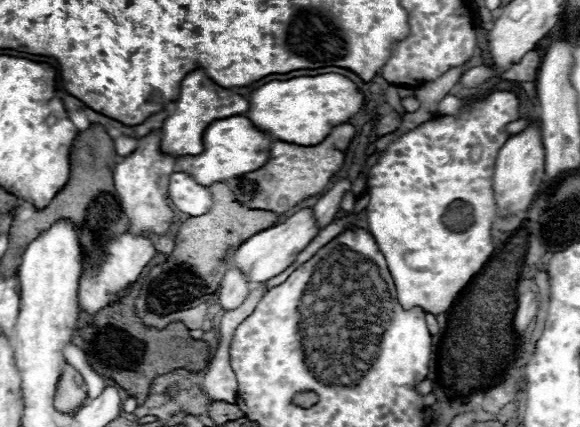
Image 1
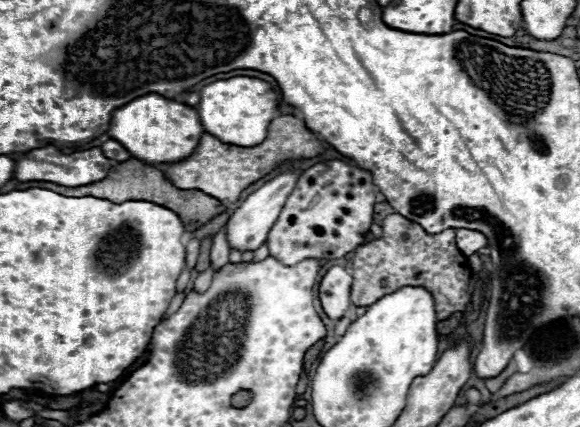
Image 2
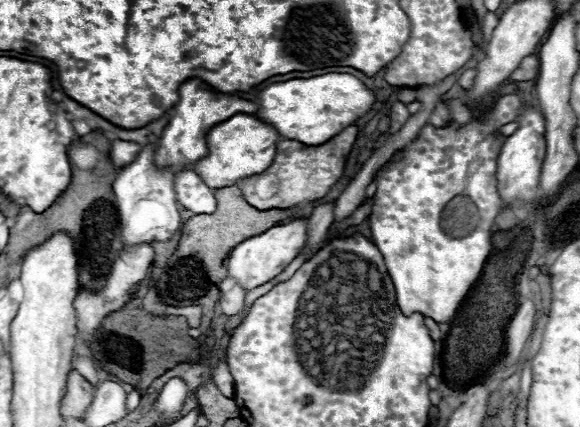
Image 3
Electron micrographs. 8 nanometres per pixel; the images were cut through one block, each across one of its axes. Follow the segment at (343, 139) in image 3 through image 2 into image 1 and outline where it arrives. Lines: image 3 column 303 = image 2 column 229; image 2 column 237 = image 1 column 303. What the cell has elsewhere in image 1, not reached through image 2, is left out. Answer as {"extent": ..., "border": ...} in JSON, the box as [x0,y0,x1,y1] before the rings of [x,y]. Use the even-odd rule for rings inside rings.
{"extent":[228,124,356,212],"border":[[[340,124],[334,132],[316,146],[298,146],[290,142],[274,142],[270,150],[270,160],[256,172],[244,174],[240,178],[228,180],[236,198],[244,202],[244,206],[252,210],[268,210],[268,212],[288,212],[292,206],[300,204],[310,196],[318,196],[328,186],[328,180],[336,176],[344,162],[344,152],[354,138],[356,128],[352,124]]]}

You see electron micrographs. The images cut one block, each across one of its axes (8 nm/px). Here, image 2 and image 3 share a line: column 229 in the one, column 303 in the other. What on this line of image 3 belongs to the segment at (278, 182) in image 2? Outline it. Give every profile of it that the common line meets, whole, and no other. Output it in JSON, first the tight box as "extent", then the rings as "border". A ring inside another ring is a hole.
{"extent":[228,220,308,292],"border":[[[294,220],[286,226],[272,226],[264,234],[258,234],[240,242],[228,256],[228,278],[240,284],[244,292],[250,292],[270,282],[298,256],[300,248],[306,242],[306,226],[308,226],[308,220]]]}

